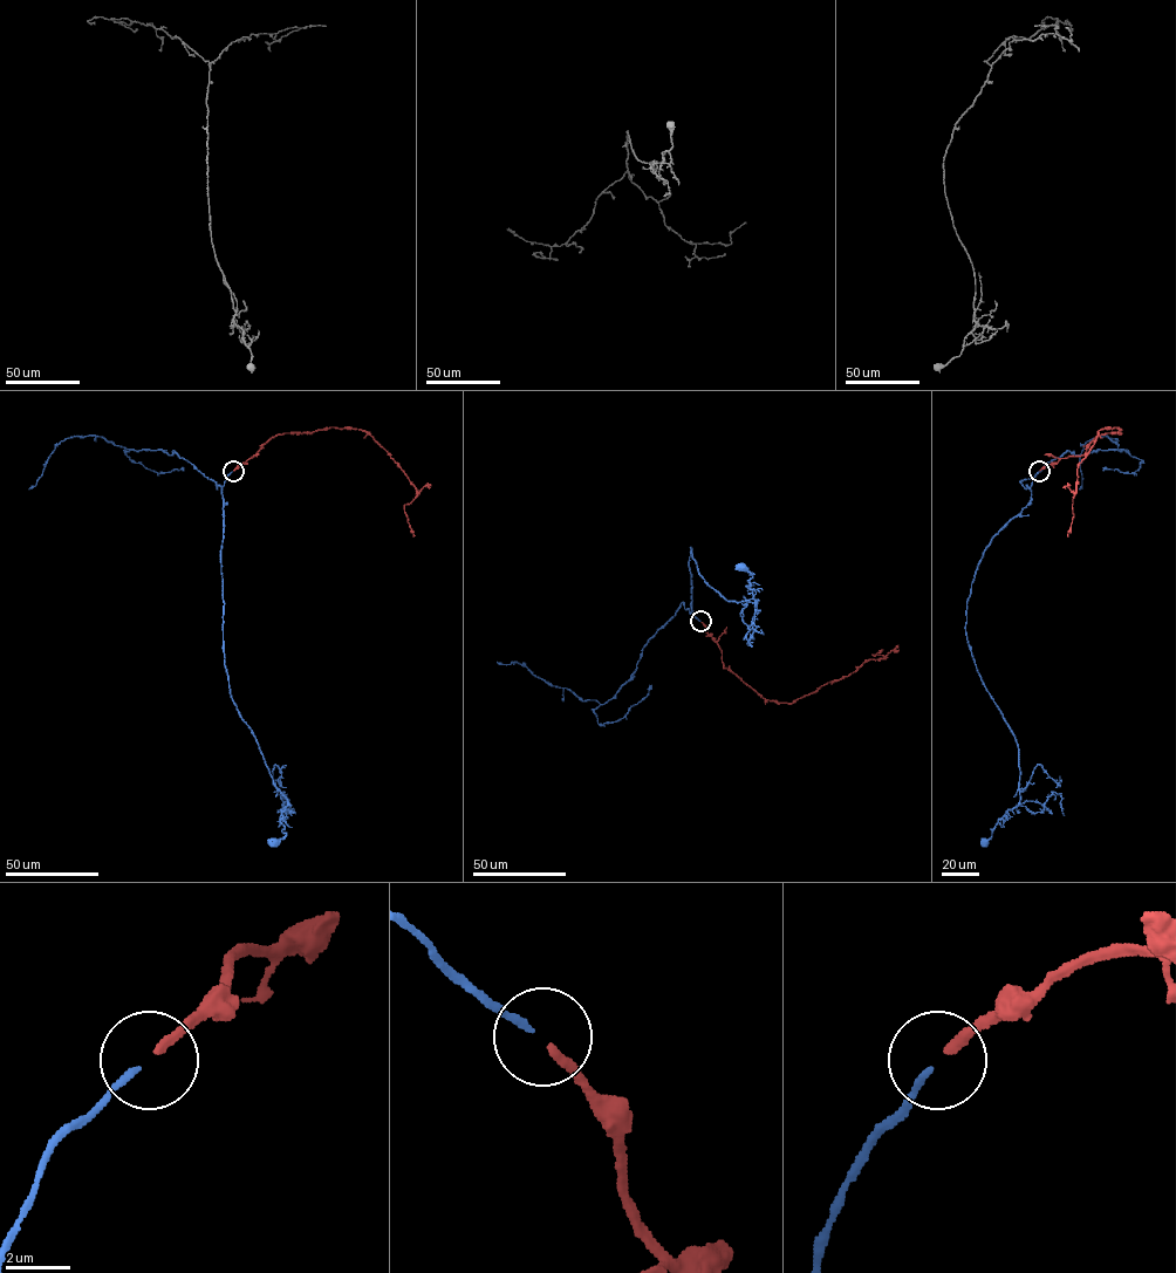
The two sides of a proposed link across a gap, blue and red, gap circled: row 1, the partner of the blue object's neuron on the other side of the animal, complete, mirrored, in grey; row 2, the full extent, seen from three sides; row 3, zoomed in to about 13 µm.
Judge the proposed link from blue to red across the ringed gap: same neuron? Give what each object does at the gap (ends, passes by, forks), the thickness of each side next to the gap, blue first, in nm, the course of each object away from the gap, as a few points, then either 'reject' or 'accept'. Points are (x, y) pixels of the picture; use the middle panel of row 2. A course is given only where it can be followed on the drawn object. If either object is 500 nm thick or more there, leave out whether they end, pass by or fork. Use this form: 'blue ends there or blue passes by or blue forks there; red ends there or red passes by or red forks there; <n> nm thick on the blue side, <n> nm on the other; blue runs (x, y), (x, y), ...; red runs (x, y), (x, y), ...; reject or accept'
blue ends there; red ends there; 200 nm thick on the blue side, 300 nm on the other; blue runs (701, 621), (690, 614), (690, 547), (701, 576), (725, 600), (754, 602), (747, 581), (753, 574), (742, 567); red runs (702, 622), (724, 668), (766, 699), (788, 704), (869, 659), (883, 658), (872, 655), (881, 650); reject

